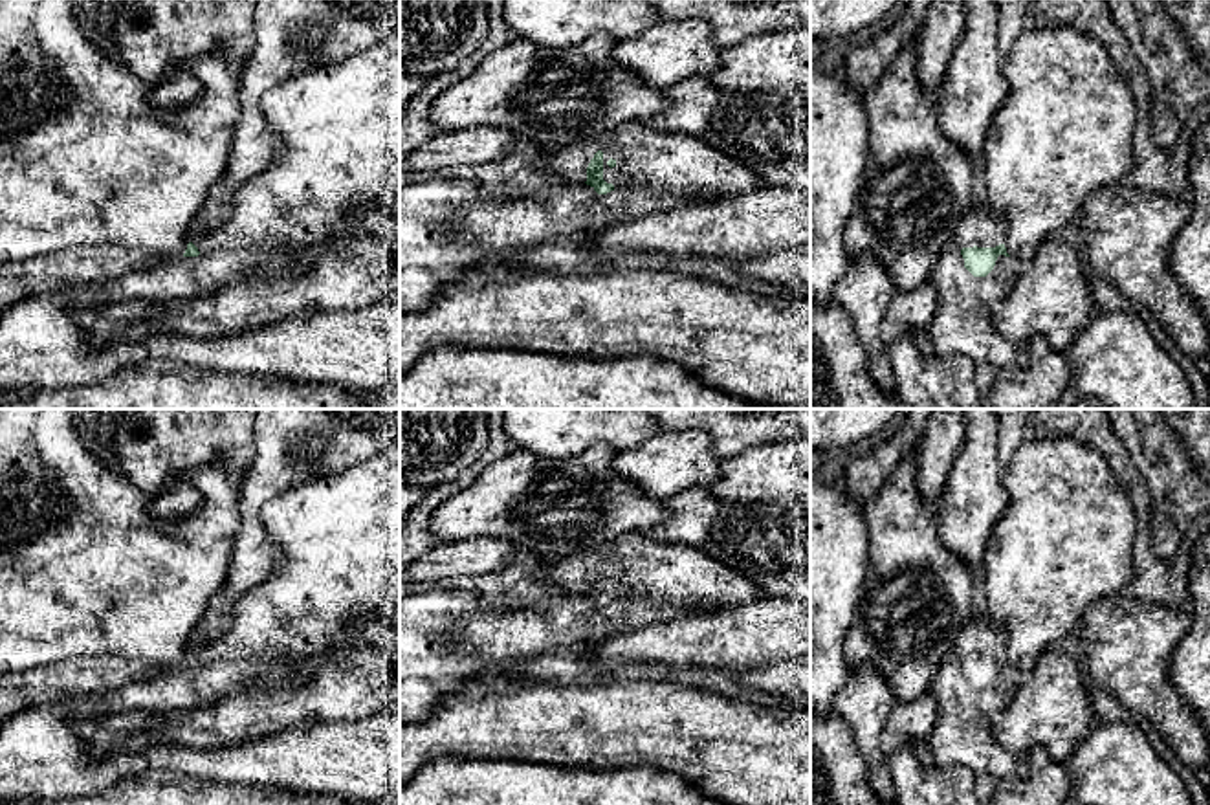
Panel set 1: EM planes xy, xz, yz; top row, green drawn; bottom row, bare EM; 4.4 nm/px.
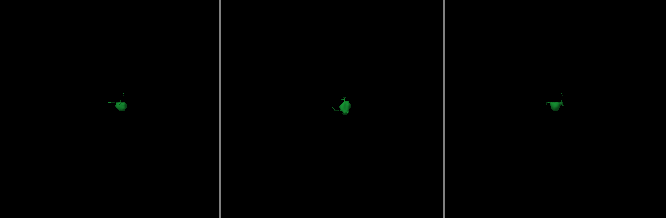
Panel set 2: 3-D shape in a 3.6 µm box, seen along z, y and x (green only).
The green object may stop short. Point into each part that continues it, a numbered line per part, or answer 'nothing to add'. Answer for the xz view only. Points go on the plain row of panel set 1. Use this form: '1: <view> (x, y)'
1: xz (646, 571)

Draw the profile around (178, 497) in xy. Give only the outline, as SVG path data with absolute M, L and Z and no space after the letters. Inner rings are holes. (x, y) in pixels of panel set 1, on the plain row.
M192 469L172 477L161 490L154 493L148 512L158 519L182 519L194 513L202 502L202 493L191 484Z

